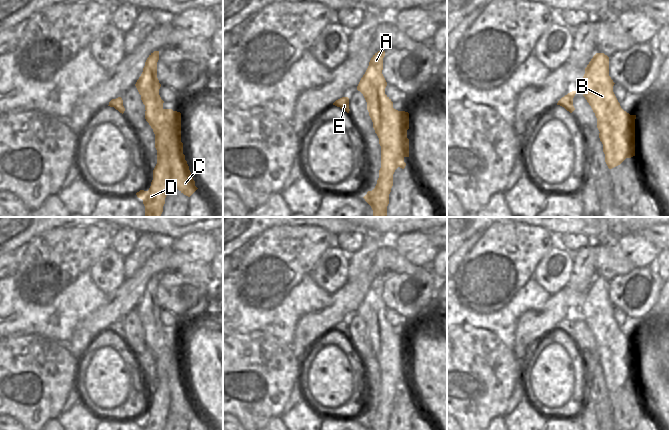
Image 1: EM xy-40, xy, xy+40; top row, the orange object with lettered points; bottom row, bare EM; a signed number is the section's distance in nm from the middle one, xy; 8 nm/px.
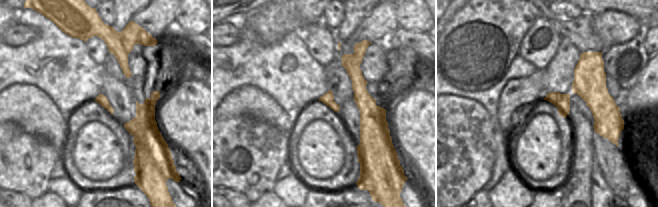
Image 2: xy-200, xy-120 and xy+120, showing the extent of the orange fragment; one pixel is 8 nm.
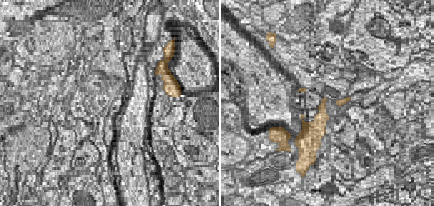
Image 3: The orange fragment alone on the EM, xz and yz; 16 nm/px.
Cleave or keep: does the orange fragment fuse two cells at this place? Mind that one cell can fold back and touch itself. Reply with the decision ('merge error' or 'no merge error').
merge error

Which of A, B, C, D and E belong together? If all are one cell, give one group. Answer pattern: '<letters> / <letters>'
A B D / C E

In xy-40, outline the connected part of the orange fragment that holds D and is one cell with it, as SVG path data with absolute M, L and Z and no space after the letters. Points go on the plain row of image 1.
M157 375L157 388L153 394L153 404L148 415L140 414L137 421L143 424L144 430L164 430L167 416L171 413L171 388L169 378Z

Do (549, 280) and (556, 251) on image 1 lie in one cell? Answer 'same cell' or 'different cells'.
same cell

